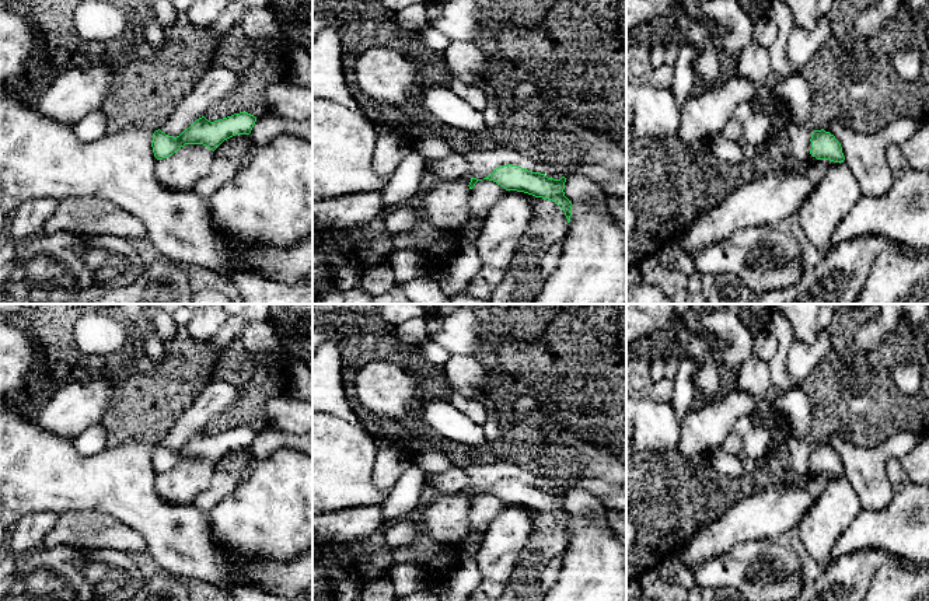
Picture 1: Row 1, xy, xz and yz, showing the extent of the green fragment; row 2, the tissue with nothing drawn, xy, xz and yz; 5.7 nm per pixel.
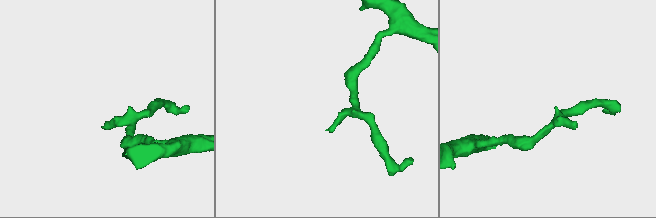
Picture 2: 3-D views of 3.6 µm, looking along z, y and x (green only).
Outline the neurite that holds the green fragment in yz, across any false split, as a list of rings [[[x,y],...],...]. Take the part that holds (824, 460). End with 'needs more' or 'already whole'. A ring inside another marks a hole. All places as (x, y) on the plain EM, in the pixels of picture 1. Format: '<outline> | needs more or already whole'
[[[814,444],[811,448],[810,468],[817,474],[830,474],[834,476],[844,476],[845,471],[842,467],[841,457],[830,445]]] | already whole

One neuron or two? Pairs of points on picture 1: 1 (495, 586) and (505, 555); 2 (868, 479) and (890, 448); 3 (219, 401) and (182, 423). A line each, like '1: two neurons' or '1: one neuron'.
1: one neuron
2: one neuron
3: one neuron

